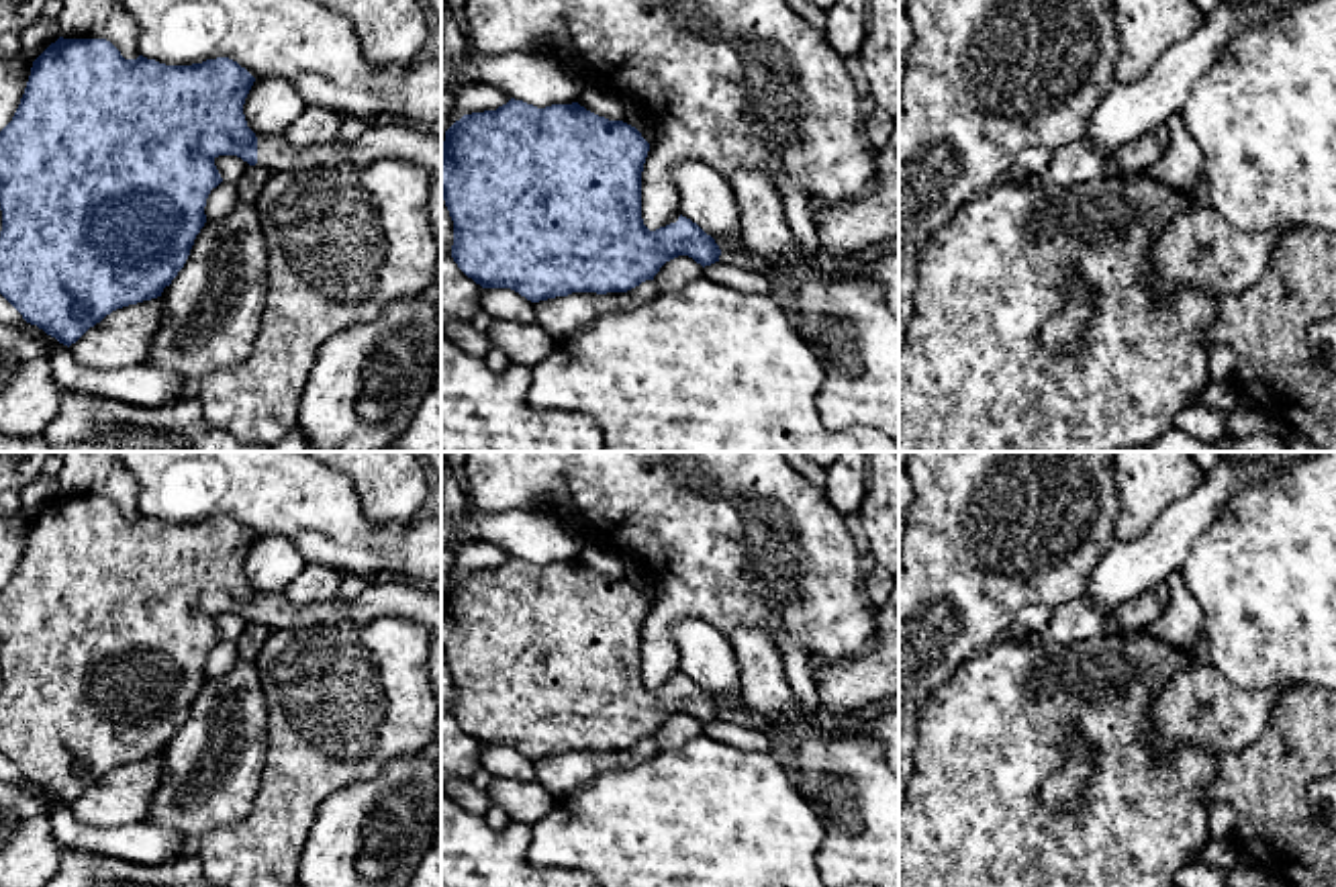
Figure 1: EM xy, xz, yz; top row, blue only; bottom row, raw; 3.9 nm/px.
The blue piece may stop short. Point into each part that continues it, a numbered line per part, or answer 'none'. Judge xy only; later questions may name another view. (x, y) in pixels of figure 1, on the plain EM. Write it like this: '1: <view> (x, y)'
1: xy (413, 601)

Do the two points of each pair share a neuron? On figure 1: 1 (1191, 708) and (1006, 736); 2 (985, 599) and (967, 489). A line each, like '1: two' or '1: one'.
1: two
2: one

